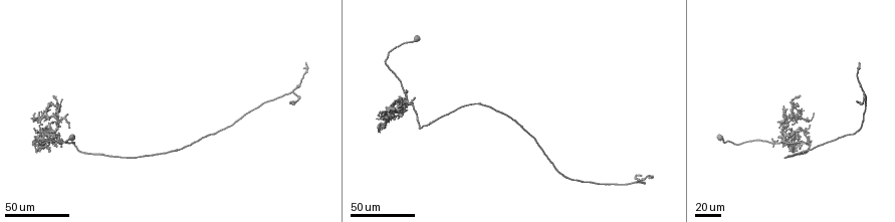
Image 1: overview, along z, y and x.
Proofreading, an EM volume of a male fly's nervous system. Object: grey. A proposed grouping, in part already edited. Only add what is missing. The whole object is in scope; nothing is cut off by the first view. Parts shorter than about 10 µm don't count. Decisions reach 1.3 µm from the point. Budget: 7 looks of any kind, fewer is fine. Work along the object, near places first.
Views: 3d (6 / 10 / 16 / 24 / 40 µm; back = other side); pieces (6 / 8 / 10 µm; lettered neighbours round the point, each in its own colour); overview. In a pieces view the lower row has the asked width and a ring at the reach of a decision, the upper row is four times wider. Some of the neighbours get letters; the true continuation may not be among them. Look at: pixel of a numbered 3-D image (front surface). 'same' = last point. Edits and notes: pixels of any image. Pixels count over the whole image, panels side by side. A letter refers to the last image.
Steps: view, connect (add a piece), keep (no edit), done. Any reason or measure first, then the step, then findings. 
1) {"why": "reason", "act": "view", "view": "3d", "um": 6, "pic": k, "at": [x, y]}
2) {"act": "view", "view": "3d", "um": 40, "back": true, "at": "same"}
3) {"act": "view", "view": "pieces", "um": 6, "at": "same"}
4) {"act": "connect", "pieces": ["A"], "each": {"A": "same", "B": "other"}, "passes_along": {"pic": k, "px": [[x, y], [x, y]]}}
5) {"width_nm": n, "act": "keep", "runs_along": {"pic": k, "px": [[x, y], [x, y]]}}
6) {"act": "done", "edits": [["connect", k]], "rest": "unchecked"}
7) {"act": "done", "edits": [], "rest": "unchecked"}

{"why": "end of a long branch", "act": "view", "view": "3d", "um": 40, "pic": 1, "at": [305, 62]}

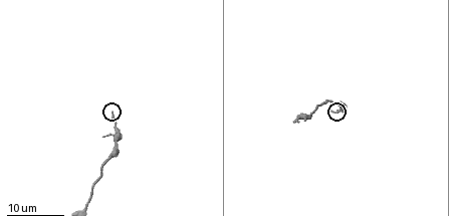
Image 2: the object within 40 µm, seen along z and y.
{"act": "view", "view": "pieces", "um": 10, "pic": 2, "at": [111, 113]}

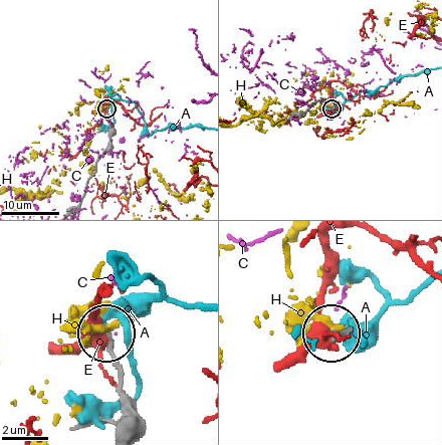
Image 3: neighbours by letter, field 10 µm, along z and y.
{"width_nm": 140, "act": "keep", "each": {"A": "other", "C": "other", "E": "other", "H": "other"}, "runs_along": {"pic": 3, "px": [[120, 424], [120, 373], [109, 334]]}, "found": "none of them fits"}

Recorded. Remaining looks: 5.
{"why": "branch stops here", "act": "view", "view": "3d", "um": 24, "pic": 1, "at": [68, 114]}

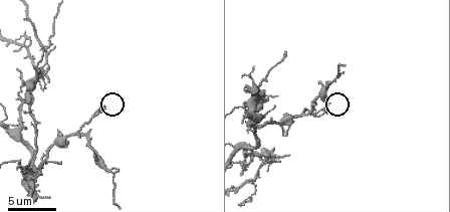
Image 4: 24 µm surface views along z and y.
{"act": "view", "view": "pieces", "um": 10, "pic": 4, "at": [328, 102]}

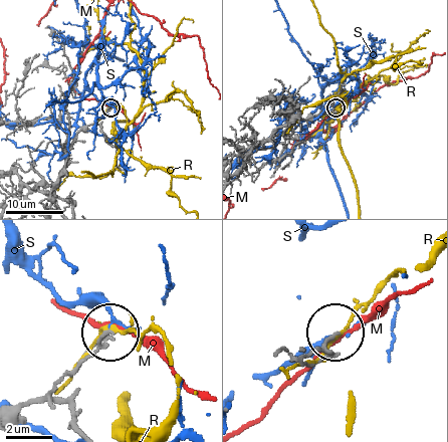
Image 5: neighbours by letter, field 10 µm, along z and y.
{"act": "keep", "each": {"M": "other", "R": "other", "S": "other"}, "runs_along": {"pic": 5, "px": [[18, 410], [47, 398], [108, 335]]}, "found": "none of them fits"}

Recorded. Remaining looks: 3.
{"why": "an open end", "act": "view", "view": "3d", "um": 40, "pic": 1, "at": [808, 135]}

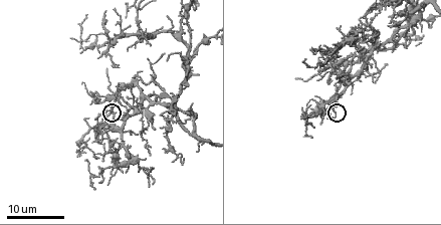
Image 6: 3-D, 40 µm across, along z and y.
{"act": "view", "view": "3d", "um": 6, "pic": 6, "at": [337, 107]}

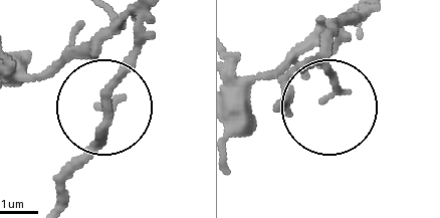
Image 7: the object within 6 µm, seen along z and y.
{"act": "view", "view": "pieces", "um": 8, "pic": 7, "at": [99, 107]}

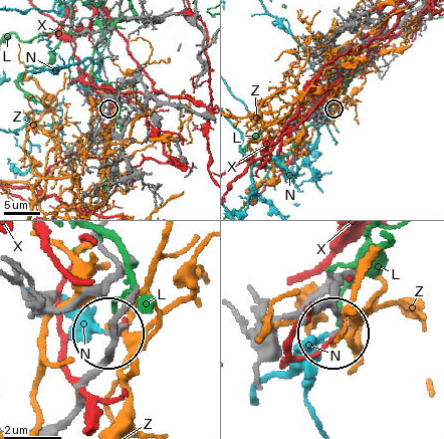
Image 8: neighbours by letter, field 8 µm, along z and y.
{"width_nm": 160, "act": "keep", "each": {"L": "other", "N": "other", "X": "other", "Z": "other"}, "found": "no lettered piece goes on from it"}

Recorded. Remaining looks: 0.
{"act": "done", "edits": [], "rest": "unchecked"}

